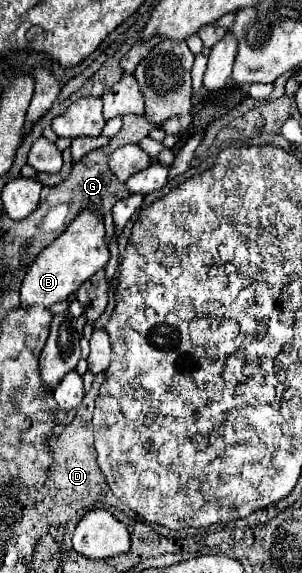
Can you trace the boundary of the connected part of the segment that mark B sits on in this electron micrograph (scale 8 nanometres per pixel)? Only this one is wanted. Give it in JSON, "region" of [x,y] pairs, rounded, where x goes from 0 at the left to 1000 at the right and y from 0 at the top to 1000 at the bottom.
{"region":[[[272,368],[232,396],[159,428],[93,466],[93,476],[66,501],[66,532],[146,532],[166,539],[179,529],[225,522],[258,501],[325,476],[358,459],[358,431],[344,428],[344,389],[338,379],[298,368]]]}

